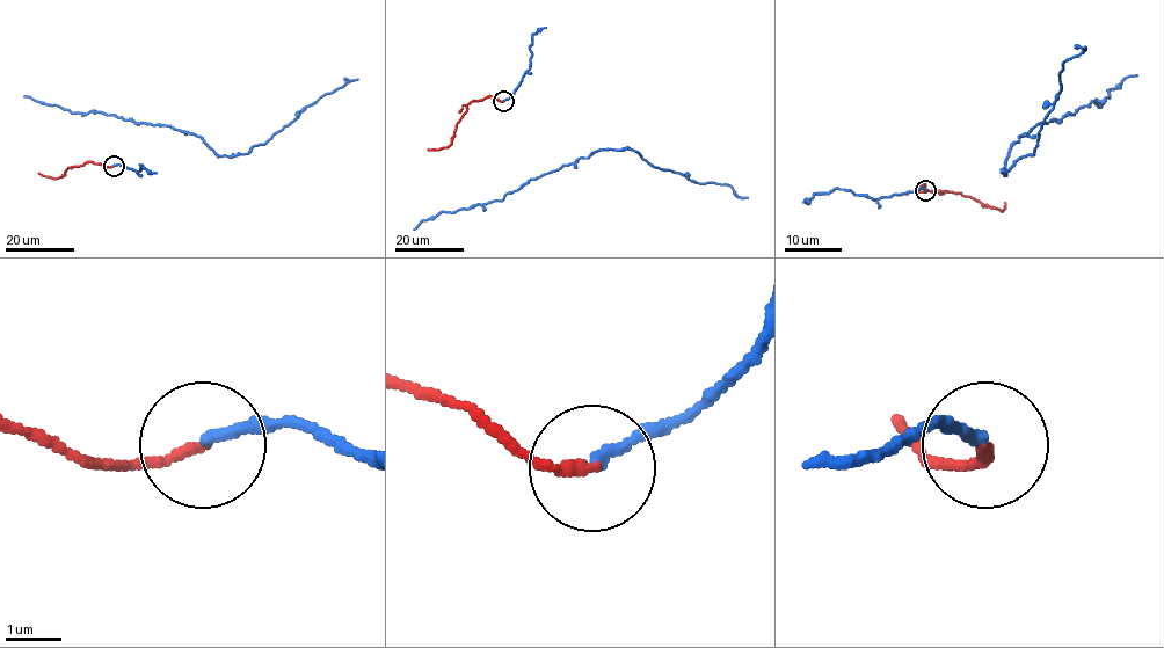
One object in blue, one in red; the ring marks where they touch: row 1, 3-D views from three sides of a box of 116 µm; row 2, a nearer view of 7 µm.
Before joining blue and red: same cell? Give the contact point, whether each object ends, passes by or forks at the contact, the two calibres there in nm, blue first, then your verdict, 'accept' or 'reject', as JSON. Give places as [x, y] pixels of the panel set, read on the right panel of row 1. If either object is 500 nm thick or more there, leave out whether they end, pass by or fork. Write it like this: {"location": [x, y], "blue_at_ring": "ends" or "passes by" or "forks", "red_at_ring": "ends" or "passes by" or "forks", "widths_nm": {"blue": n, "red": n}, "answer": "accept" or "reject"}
{"location": [925, 190], "blue_at_ring": "ends", "red_at_ring": "ends", "widths_nm": {"blue": 200, "red": 200}, "answer": "accept"}

